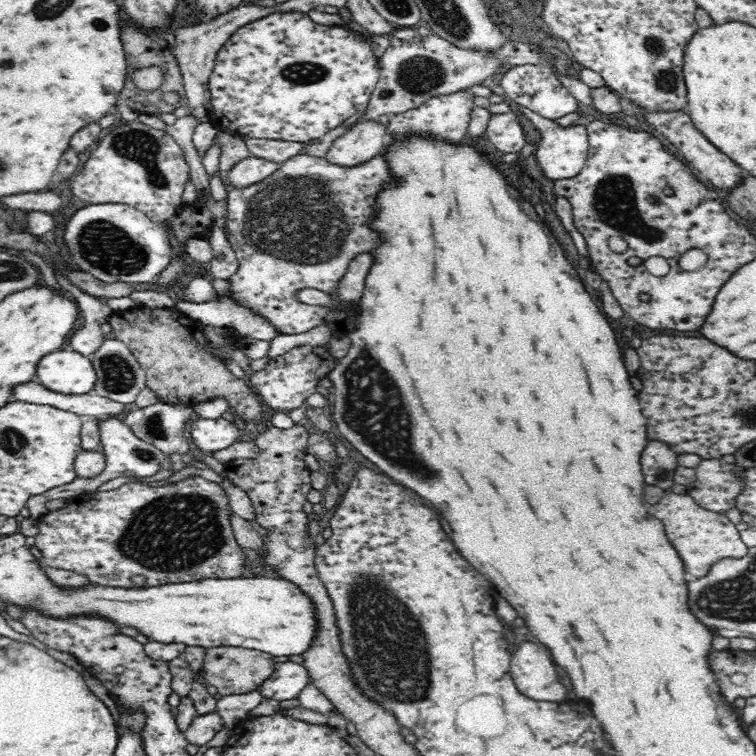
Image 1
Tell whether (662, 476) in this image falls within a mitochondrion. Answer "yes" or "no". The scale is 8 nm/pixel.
yes

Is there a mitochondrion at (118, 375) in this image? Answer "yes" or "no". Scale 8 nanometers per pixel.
yes

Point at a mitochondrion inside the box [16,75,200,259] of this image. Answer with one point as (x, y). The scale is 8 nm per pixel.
(141, 147)

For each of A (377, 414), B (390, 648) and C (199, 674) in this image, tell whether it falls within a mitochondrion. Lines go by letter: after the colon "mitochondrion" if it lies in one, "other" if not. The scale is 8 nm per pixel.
A: mitochondrion
B: mitochondrion
C: other

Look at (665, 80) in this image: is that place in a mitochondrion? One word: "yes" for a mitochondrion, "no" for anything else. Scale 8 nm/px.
yes

